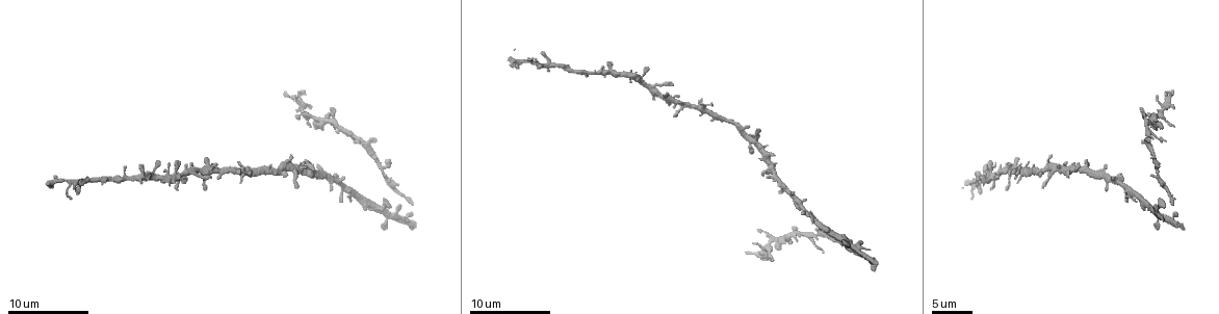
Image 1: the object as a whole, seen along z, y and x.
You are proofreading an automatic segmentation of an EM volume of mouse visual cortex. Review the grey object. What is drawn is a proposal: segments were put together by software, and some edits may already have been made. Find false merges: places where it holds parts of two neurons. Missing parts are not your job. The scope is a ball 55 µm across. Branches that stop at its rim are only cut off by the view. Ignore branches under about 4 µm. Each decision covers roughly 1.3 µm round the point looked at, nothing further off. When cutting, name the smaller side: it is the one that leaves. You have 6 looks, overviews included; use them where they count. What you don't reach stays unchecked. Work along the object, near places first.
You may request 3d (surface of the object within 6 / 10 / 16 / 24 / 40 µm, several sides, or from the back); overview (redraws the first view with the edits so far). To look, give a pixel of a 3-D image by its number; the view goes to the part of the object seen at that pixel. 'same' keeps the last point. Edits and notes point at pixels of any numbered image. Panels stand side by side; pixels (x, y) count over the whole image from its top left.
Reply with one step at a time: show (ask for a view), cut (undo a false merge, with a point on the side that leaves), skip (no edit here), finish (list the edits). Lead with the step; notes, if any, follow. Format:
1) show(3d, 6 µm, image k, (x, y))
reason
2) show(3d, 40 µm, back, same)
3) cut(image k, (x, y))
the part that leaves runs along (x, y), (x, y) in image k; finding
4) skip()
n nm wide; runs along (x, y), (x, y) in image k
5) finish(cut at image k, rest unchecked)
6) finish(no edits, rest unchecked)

show(3d, 6 µm, image 1, (131, 176))
narrows sharply

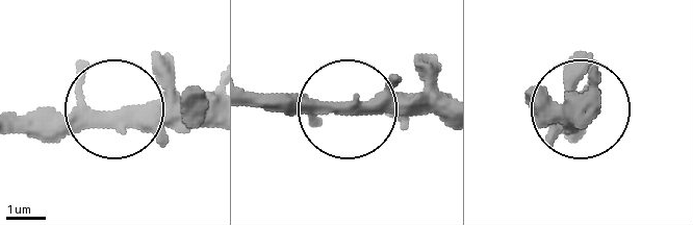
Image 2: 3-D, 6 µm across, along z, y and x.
skip()
300 nm wide; runs along (438, 120), (378, 106), (249, 106) in image 2; all the same neuron

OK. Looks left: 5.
show(3d, 6 µm, image 1, (776, 182))

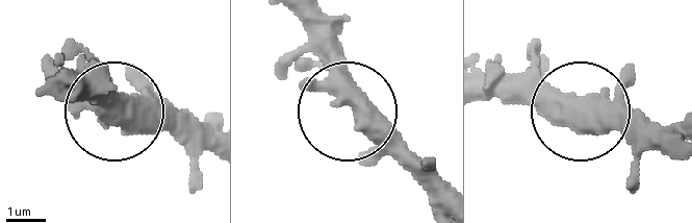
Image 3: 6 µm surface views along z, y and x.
skip()
runs along (131, 118), (110, 101), (84, 101) in image 3; continuous, no second neuron

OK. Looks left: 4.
show(3d, 6 µm, image 1, (794, 234))
thick turns thin

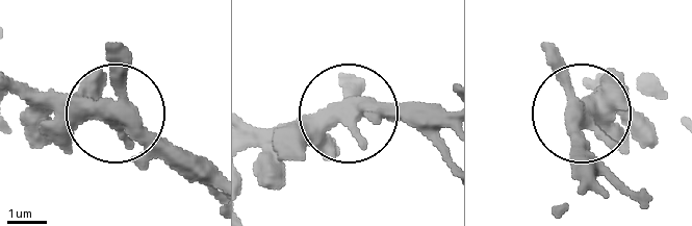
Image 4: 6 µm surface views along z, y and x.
show(3d, 6 µm, back, image 4, (344, 121))

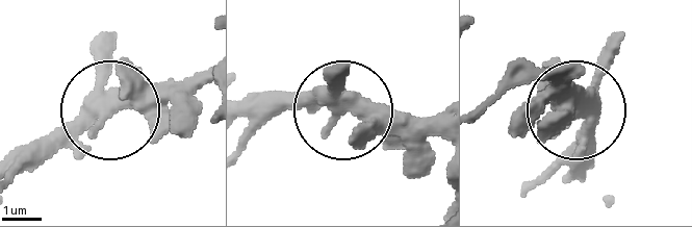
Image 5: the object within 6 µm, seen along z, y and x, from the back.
skip()
runs along (247, 105), (433, 116) in image 5; all the same neuron

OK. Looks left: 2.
finish(no edits, rest unchecked)

